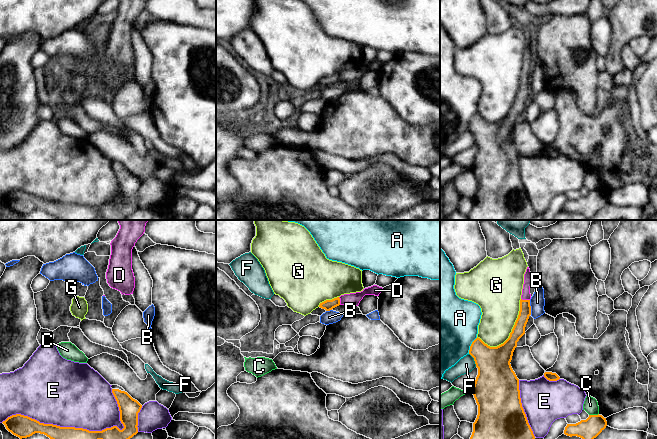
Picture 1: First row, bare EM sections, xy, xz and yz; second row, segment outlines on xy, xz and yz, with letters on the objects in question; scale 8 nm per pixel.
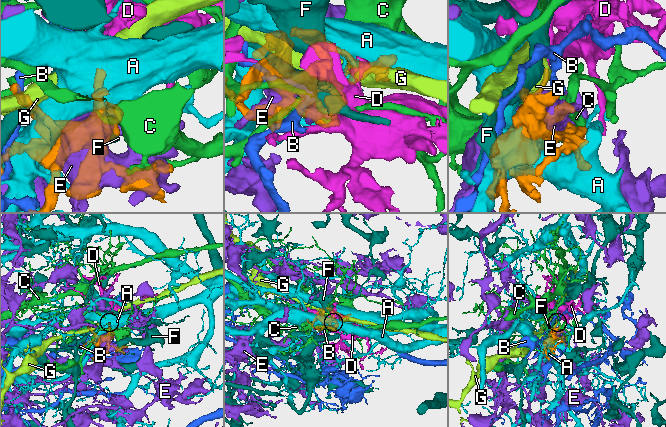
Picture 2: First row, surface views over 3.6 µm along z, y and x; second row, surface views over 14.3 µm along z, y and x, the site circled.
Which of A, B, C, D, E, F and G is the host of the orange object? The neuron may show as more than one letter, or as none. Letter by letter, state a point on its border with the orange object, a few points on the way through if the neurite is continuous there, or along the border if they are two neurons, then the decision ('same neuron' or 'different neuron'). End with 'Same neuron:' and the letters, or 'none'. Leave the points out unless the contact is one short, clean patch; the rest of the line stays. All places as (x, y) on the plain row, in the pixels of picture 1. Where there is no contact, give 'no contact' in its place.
A: meets orange in yz at (471, 121); different neuron
B: meets orange in yz at (530, 83); border along yz (529, 76), (531, 90); different neuron
C: meets orange in yz at (593, 191); different neuron
D: meets orange in yz at (525, 76); runs through yz (518, 106), (525, 88), (525, 76), (526, 71); same neuron
E: meets orange in xy at (63, 203); different neuron
F: meets orange in yz at (474, 136); different neuron
G: meets orange in yz at (510, 110); different neuron
Same neuron: D

